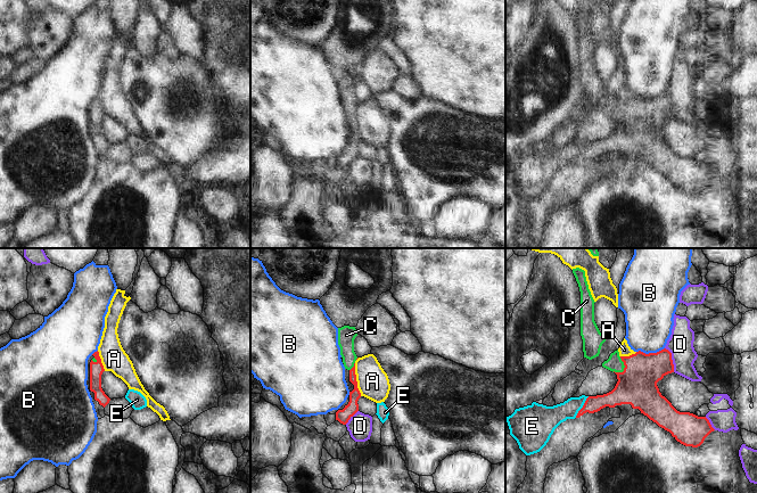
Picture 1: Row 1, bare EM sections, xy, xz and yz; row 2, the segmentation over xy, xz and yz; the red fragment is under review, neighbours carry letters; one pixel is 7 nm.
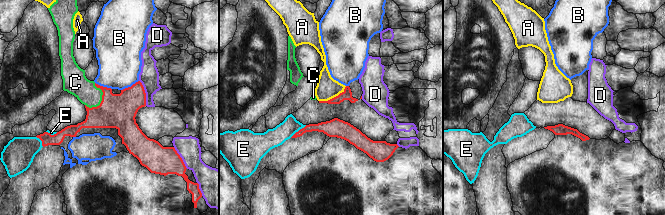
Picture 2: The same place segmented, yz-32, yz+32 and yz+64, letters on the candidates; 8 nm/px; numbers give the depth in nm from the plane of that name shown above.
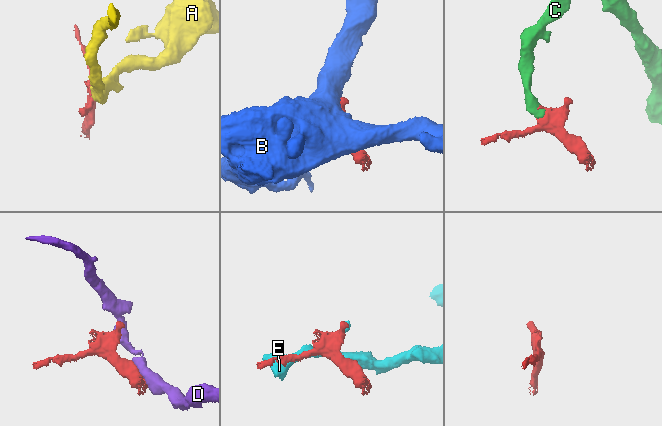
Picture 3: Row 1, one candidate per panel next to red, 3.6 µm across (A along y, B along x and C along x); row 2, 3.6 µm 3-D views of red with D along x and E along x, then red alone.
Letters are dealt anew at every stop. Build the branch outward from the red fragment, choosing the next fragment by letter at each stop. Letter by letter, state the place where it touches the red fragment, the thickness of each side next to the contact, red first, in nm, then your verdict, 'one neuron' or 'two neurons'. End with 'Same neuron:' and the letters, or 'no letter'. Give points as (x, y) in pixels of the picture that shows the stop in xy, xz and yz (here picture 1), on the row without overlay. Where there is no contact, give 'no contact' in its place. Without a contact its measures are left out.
A: meets red in xz at (355, 124); 90 nm thick on the red side, 220 nm on the other; two neurons
B: meets red in yz at (650, 98); 280 nm thick on the red side, 340 nm on the other; two neurons
C: meets red in yz at (624, 113); 280 nm thick on the red side, 110 nm on the other; one neuron
D: meets red in yz at (672, 105); 260 nm thick on the red side, 180 nm on the other; two neurons
E: meets red in yz at (583, 151); 120 nm thick on the red side, 160 nm on the other; two neurons
Same neuron: C

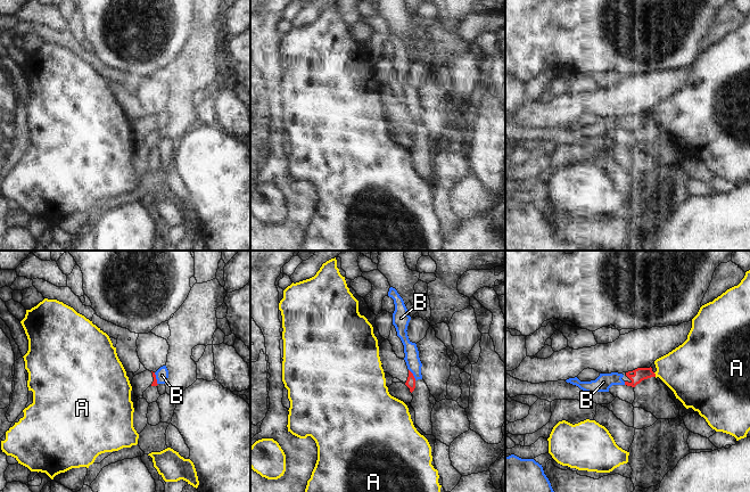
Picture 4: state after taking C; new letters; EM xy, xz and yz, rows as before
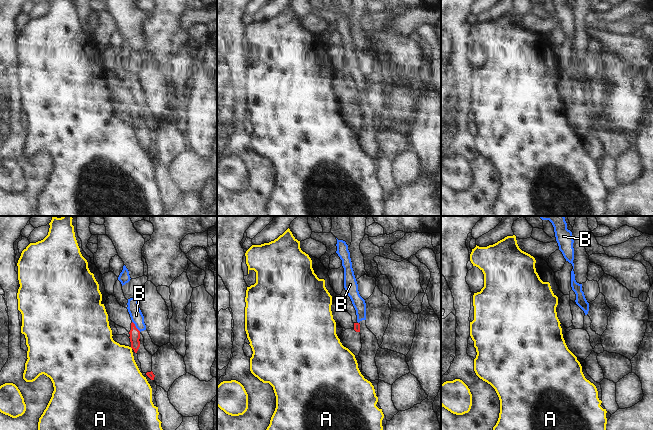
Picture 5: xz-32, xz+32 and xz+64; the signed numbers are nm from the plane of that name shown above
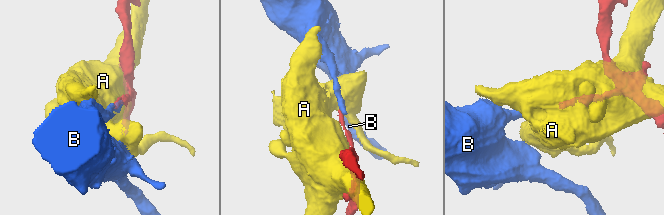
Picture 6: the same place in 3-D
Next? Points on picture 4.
A: meets red in yz at (654, 120); 90 nm thick on the red side, 380 nm on the other; two neurons
B: meets red in xz at (412, 120); 70 nm thick on the red side, 100 nm on the other; two neurons
Same neuron: no letter

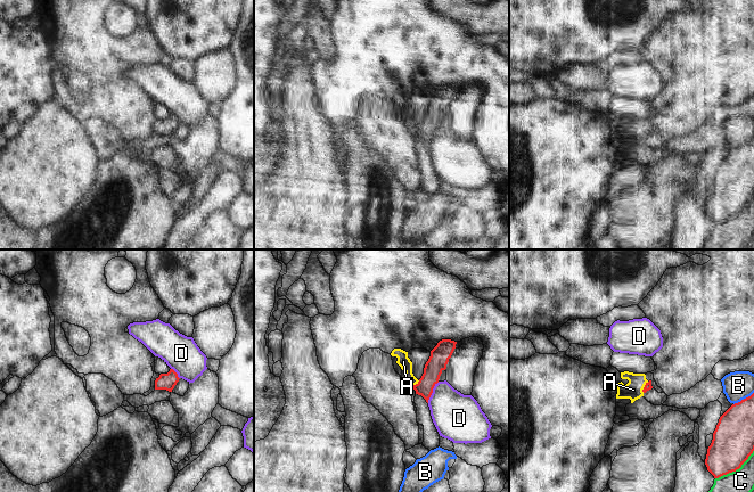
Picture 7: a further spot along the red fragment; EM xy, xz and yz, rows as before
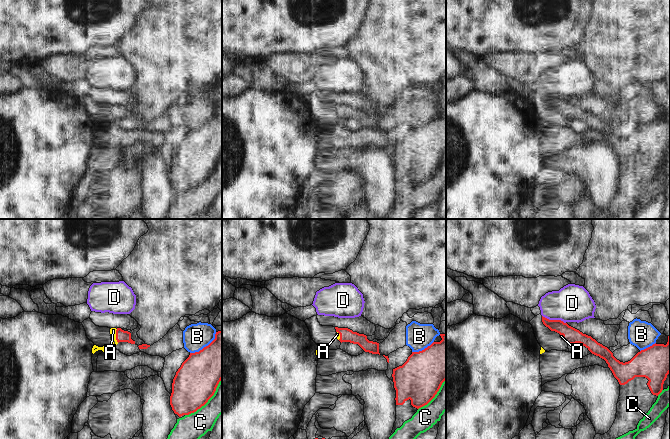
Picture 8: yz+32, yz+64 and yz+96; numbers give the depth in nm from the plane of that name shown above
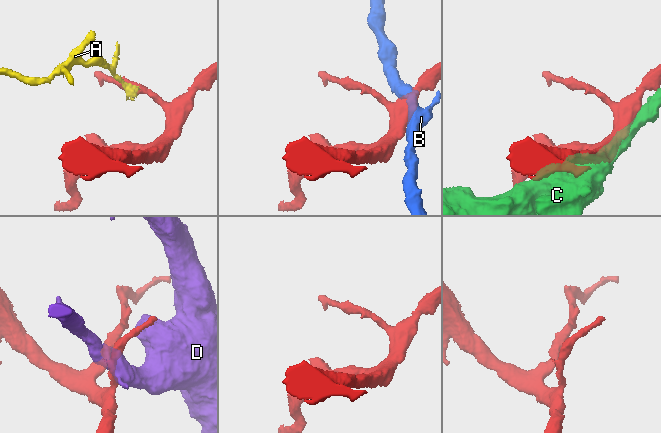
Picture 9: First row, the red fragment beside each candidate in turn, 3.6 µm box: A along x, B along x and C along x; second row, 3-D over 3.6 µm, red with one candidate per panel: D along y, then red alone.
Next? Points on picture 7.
A: meets red in xz at (416, 129); 140 nm thick on the red side, 90 nm on the other; one neuron
B: meets red in yz at (744, 144); 280 nm thick on the red side, 200 nm on the other; two neurons
C: meets red in yz at (736, 214); 300 nm thick on the red side, 280 nm on the other; two neurons
D: meets red in xz at (432, 137); 140 nm thick on the red side, 340 nm on the other; two neurons
Same neuron: A

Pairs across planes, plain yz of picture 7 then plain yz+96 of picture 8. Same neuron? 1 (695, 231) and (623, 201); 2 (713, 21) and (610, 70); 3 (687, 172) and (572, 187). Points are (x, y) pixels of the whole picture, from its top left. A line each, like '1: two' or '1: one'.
1: two
2: one
3: one

